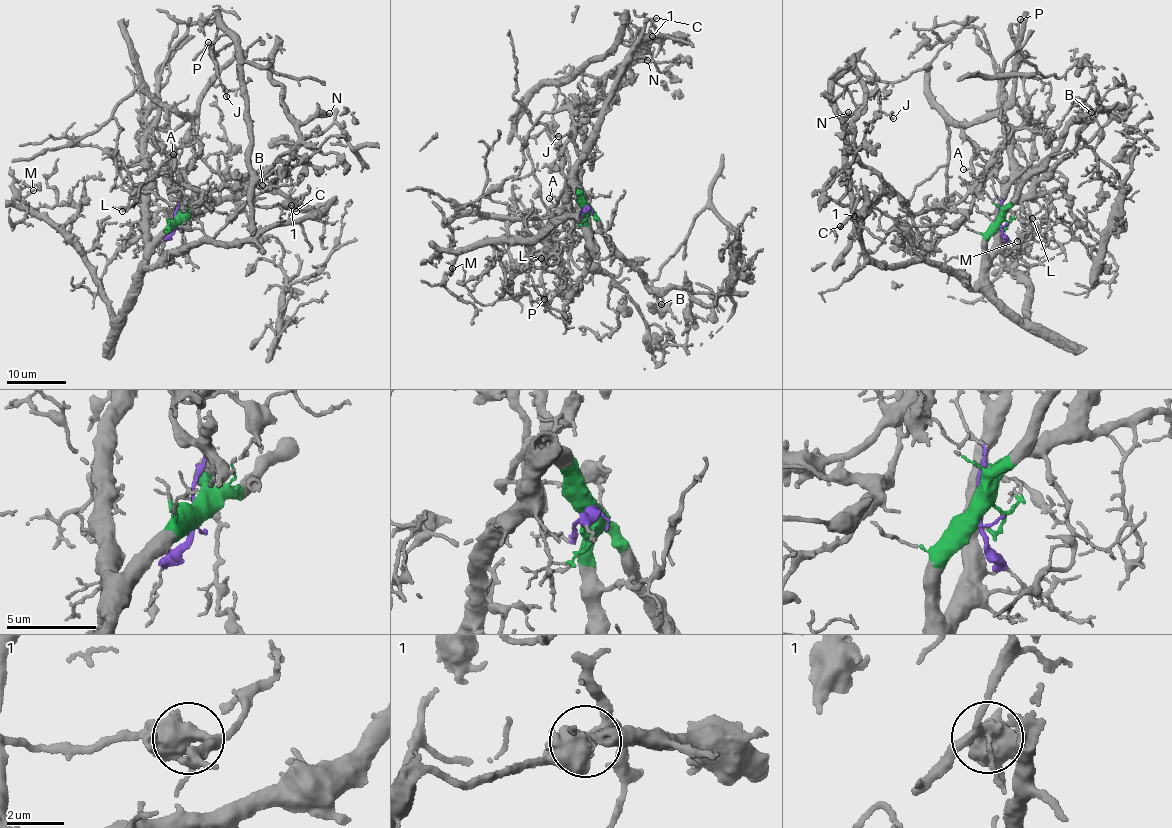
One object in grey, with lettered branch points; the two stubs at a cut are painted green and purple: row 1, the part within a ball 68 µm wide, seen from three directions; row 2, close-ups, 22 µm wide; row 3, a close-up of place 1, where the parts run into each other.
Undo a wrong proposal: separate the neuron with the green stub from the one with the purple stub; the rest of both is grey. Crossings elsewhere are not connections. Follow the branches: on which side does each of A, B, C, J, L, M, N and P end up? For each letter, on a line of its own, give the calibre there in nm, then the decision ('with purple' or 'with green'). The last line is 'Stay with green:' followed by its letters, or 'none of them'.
A: 100 nm | with purple
B: 110 nm | with green
C: 200 nm | with purple
J: 160 nm | with purple
L: 190 nm | with green
M: 190 nm | with green
N: 380 nm | with purple
P: 200 nm | with purple
Stay with green: B, L, M

